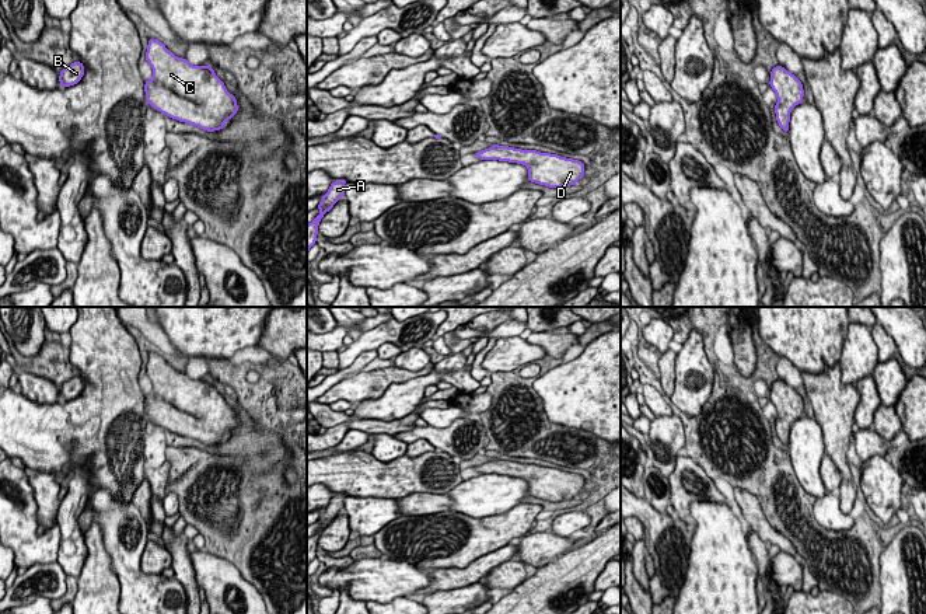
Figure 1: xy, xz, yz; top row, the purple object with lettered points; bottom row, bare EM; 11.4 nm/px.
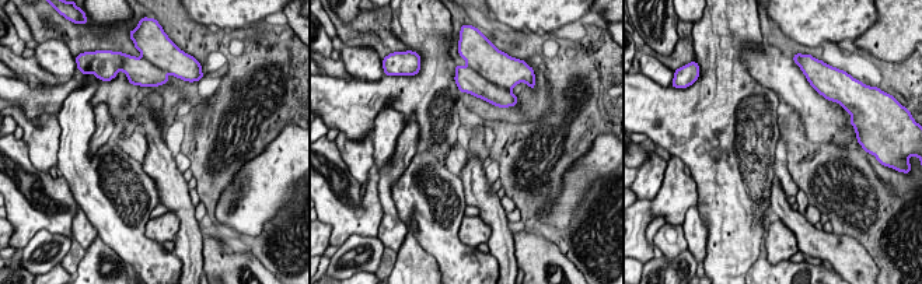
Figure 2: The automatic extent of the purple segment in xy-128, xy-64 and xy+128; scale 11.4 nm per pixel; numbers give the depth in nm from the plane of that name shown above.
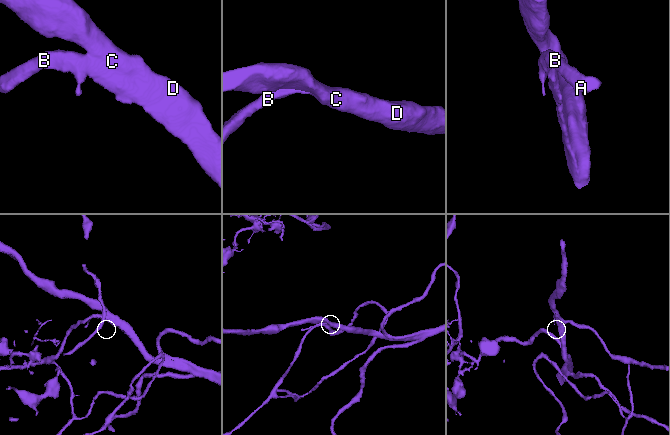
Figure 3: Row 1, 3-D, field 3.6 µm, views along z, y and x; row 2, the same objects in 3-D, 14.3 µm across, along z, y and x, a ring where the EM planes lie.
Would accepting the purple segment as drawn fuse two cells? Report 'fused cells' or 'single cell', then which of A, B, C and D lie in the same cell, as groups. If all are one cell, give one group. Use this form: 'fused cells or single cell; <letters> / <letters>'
single cell; A B C D

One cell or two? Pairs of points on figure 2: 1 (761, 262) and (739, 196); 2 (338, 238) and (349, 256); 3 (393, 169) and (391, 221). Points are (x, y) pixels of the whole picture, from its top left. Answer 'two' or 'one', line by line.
1: two
2: two
3: one

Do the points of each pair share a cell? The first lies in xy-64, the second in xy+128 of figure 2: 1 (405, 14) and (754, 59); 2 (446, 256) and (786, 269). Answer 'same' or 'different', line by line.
1: different
2: same

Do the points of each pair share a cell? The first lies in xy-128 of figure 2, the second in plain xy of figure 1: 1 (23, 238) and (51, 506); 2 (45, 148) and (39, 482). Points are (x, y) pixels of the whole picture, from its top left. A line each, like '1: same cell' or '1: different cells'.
1: different cells
2: same cell

